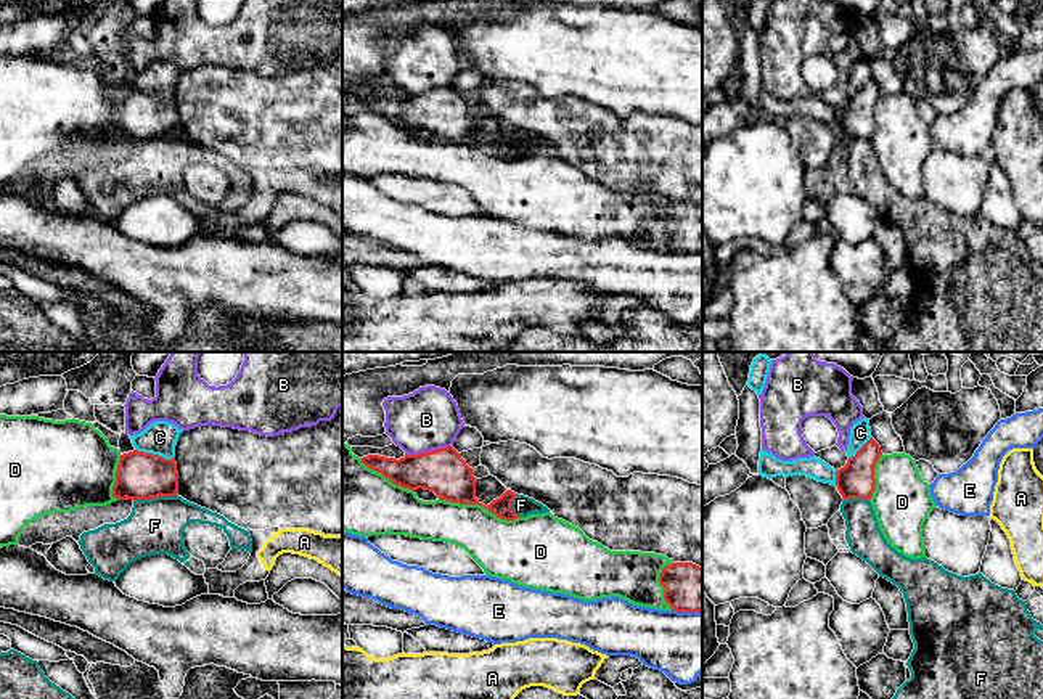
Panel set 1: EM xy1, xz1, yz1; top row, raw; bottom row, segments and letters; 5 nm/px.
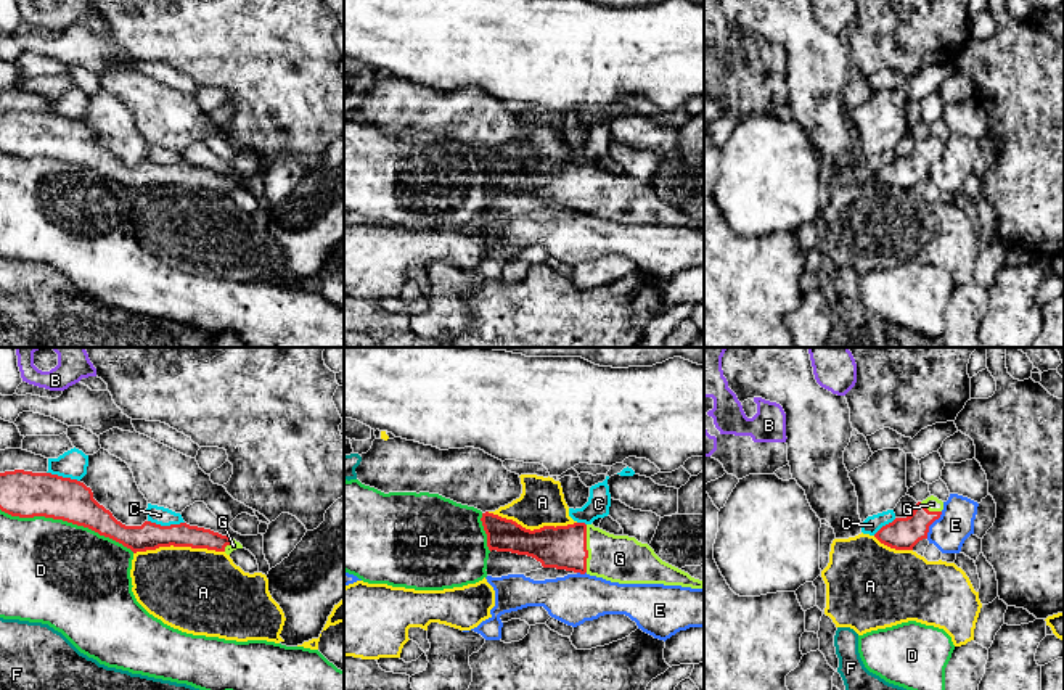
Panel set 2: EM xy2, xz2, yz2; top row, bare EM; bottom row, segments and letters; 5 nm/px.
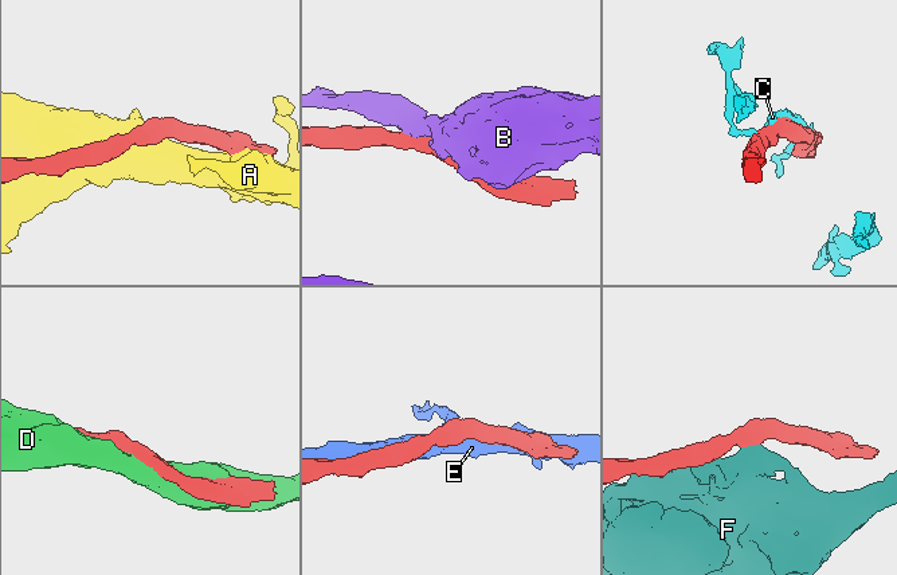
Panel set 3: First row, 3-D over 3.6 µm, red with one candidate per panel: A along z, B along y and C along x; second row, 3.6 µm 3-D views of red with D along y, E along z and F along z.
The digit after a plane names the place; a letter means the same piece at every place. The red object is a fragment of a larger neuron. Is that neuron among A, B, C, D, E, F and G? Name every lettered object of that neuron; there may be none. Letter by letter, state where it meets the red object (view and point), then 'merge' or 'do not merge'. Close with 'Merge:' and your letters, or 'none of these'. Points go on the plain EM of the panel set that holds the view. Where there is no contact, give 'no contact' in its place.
A: xy2 (179, 185) | do not merge
B: xz1 (428, 92) | do not merge
C: xy1 (155, 95) | do not merge
D: xy2 (68, 161) | do not merge
E: yz2 (931, 163) | do not merge
F: xy1 (155, 137) | do not merge
G: xz2 (585, 188) | merge
Merge: G

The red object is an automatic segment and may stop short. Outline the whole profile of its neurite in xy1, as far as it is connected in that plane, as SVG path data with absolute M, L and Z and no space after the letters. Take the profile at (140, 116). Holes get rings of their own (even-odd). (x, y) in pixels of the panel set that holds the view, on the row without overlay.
M145 92L121 95L112 137L119 140L151 140L175 137L178 132L178 112L175 96L166 100Z

